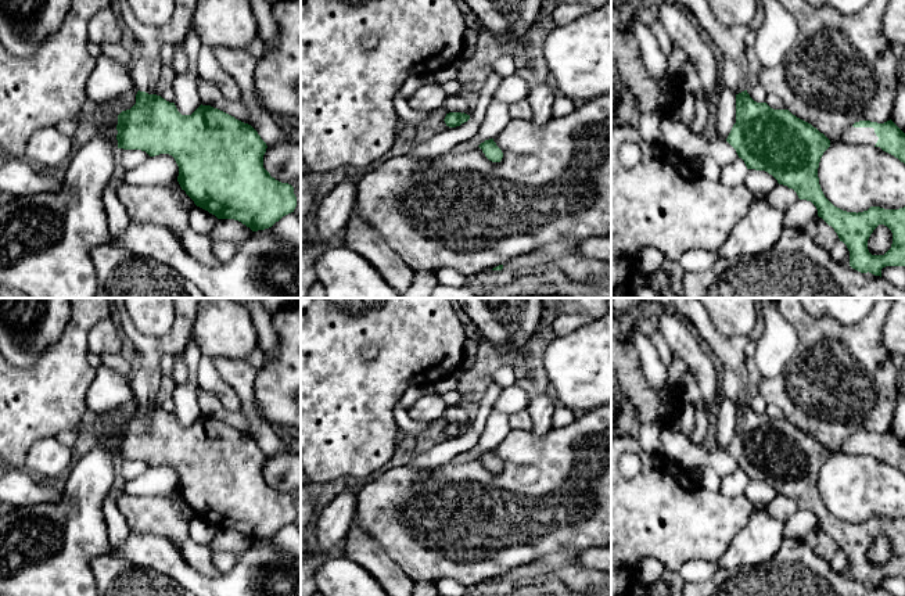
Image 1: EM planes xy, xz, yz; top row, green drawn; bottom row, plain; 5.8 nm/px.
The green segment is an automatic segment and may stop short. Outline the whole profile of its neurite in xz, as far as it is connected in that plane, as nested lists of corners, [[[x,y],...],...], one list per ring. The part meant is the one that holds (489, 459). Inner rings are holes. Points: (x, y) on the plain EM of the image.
[[[493,449],[485,450],[484,453],[481,453],[478,456],[482,463],[485,464],[485,467],[492,471],[492,473],[500,473],[503,468],[503,463],[502,460],[496,456],[496,453],[493,452]]]

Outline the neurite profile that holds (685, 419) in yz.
[[[682,402],[680,409],[674,420],[674,424],[690,439],[694,426],[694,405]]]

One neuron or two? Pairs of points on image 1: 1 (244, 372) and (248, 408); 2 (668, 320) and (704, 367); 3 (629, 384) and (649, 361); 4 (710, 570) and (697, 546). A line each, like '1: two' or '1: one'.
1: one
2: one
3: two
4: two

